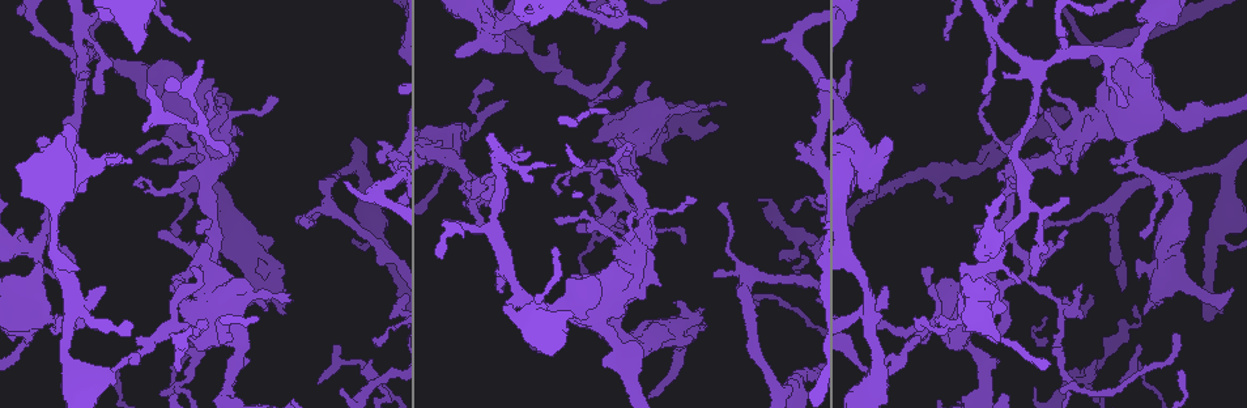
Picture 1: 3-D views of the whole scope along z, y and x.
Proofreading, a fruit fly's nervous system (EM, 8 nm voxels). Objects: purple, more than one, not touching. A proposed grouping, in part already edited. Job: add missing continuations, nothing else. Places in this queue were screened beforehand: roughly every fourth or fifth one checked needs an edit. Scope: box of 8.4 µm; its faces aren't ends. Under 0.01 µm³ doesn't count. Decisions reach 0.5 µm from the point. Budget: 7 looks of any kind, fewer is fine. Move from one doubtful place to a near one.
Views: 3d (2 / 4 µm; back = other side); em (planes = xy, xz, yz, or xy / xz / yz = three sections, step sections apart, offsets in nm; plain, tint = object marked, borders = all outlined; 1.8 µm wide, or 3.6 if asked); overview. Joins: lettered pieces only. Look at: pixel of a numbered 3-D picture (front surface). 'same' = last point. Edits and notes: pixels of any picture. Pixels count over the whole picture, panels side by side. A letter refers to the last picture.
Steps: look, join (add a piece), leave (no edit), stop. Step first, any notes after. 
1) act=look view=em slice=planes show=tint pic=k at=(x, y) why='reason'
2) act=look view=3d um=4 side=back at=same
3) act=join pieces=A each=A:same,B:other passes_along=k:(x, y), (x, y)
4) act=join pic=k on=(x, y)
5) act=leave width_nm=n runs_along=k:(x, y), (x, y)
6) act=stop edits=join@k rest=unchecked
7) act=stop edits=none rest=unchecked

act=look view=em slice=planes show=tint pic=1 at=(1164, 274) why='sharp bend'

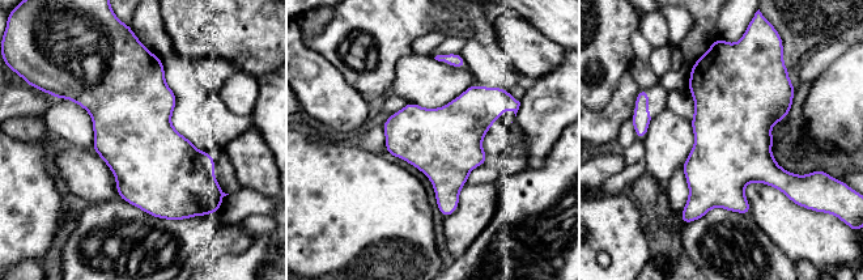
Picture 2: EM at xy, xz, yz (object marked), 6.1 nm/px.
act=look view=em slice=planes show=borders at=same why='what lies round it'

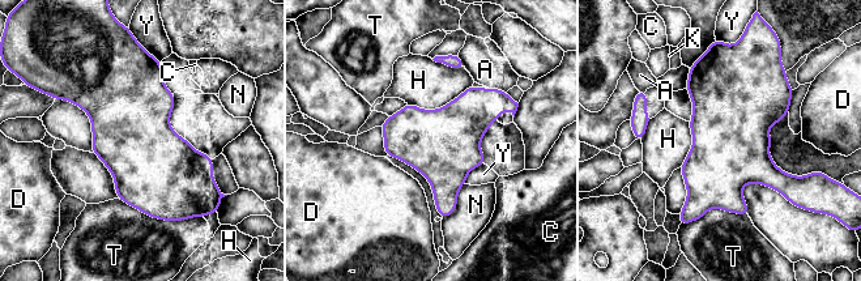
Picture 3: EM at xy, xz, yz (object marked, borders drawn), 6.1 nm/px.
act=leave width_nm=440 each=A:other,C:other,D:other,H:other,K:other,N:other,T:other,Y:other border=3:(472, 84), (437, 109), (406, 103) found='none of them fits'

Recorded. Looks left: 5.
act=look view=em slice=xy step=4 show=borders pic=1 at=(1079, 288) why='thin end'

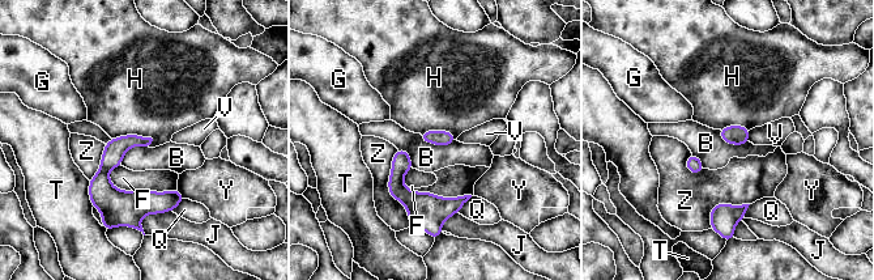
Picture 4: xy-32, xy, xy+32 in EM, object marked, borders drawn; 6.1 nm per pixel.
act=leave each=B:other,F:other,G:other,H:other,J:other,Q:other,T:other,V:other,Y:other,Z:other runs_along=4:(127, 138), (105, 185), (137, 217) found='no lettered piece goes on from it'

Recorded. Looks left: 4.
act=look view=3d um=4 pic=1 at=(35, 314)

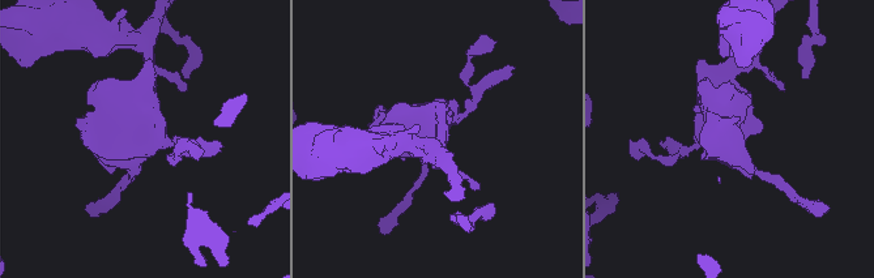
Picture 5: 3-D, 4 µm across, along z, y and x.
act=look view=em um=3.6 slice=planes show=borders pic=5 at=(141, 138) why='shape alone is not enough'

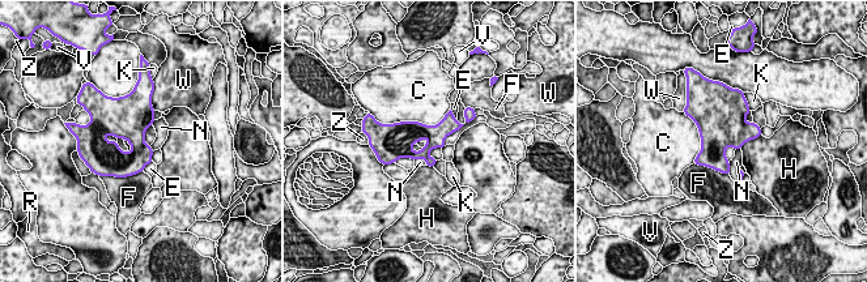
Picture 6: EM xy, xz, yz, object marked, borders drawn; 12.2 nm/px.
act=leave width_nm=400 each=C:other,E:other,F:other,H:other,K:other,N:other,R:other,V:other,W:other,Z:other border=6:(441, 148), (434, 148), (428, 156) found='no lettered piece goes on from it'

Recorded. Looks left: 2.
act=stop edits=none rest=unchecked

